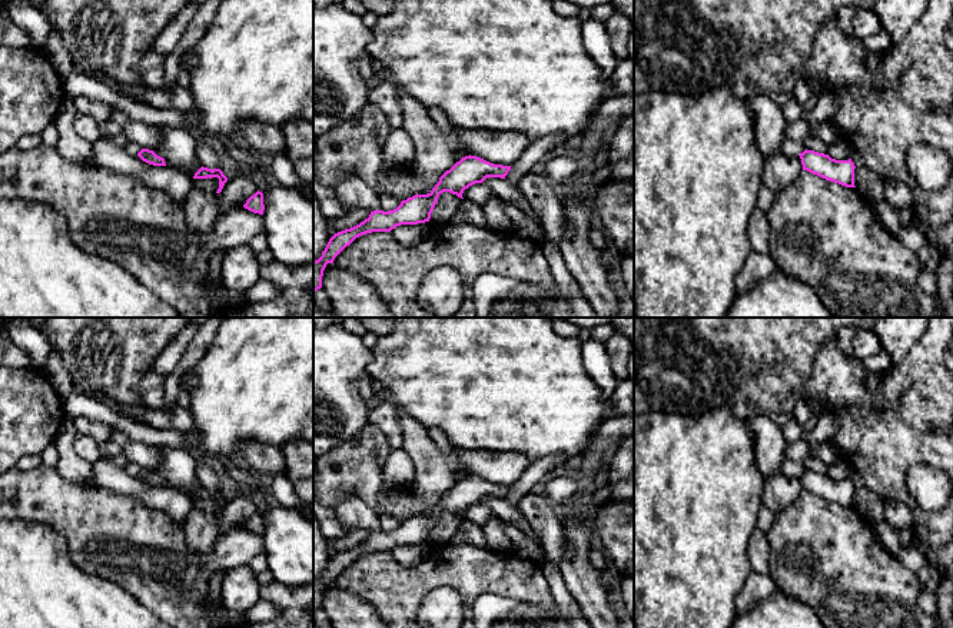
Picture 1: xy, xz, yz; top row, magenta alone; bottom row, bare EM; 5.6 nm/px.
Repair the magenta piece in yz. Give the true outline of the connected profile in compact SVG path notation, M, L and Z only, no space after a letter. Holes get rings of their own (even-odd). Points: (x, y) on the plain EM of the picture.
M804 471L798 475L801 479L803 491L817 495L826 501L839 504L846 508L854 506L854 484L849 481L836 481L829 475L814 471Z

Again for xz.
M465 476L446 491L435 508L428 515L415 515L402 521L389 532L373 531L369 538L359 545L335 554L322 577L313 582L313 612L322 608L322 597L328 584L349 566L356 558L372 552L391 552L401 545L418 545L429 542L431 534L444 512L462 518L465 509L475 504L482 504L487 498L505 499L511 486L494 485L476 476Z

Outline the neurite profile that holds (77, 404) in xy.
M73 392L63 399L64 413L70 418L84 416L92 421L103 422L124 432L130 441L143 442L153 446L166 446L176 449L193 451L195 436L186 435L176 429L156 429L146 423L137 422L116 411L104 399L93 398L82 392Z

